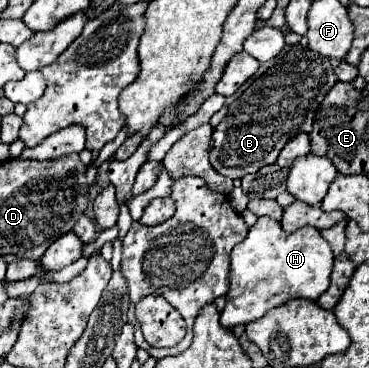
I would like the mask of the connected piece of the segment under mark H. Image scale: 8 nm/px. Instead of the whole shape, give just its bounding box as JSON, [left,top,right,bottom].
[220,217,332,329]

